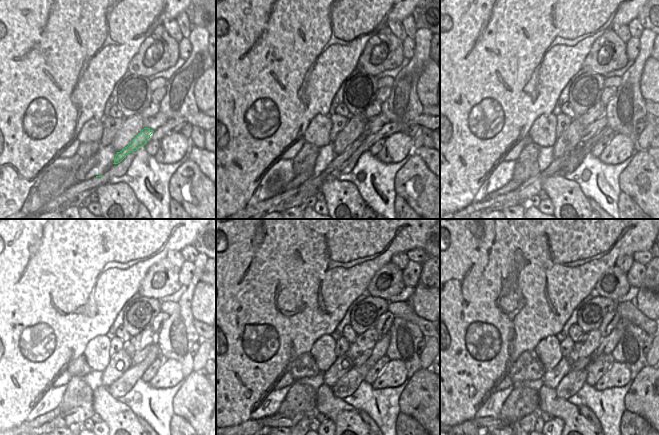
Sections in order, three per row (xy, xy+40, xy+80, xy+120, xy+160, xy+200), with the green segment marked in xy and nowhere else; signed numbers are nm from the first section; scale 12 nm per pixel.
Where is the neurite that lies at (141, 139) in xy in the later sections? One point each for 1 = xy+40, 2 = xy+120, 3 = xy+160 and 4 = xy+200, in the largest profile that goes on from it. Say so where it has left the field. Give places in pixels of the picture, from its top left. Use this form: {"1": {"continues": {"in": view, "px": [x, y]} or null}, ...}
{"1": {"continues": {"in": "xy+40", "px": [339, 159]}}, "2": {"continues": {"in": "xy+120", "px": [66, 419]}}, "3": {"continues": {"in": "xy+160", "px": [289, 420]}}, "4": {"continues": {"in": "xy+200", "px": [479, 422]}}}

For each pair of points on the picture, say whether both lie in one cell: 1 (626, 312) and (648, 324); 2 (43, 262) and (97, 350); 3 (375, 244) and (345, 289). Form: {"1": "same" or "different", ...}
{"1": "same", "2": "different", "3": "same"}

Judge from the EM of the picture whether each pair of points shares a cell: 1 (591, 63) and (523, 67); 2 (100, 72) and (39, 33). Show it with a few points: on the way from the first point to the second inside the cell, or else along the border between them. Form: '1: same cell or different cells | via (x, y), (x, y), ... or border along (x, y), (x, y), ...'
1: different cells | border along (594, 42), (581, 68)
2: same cell | via (85, 57), (63, 35), (53, 35)

